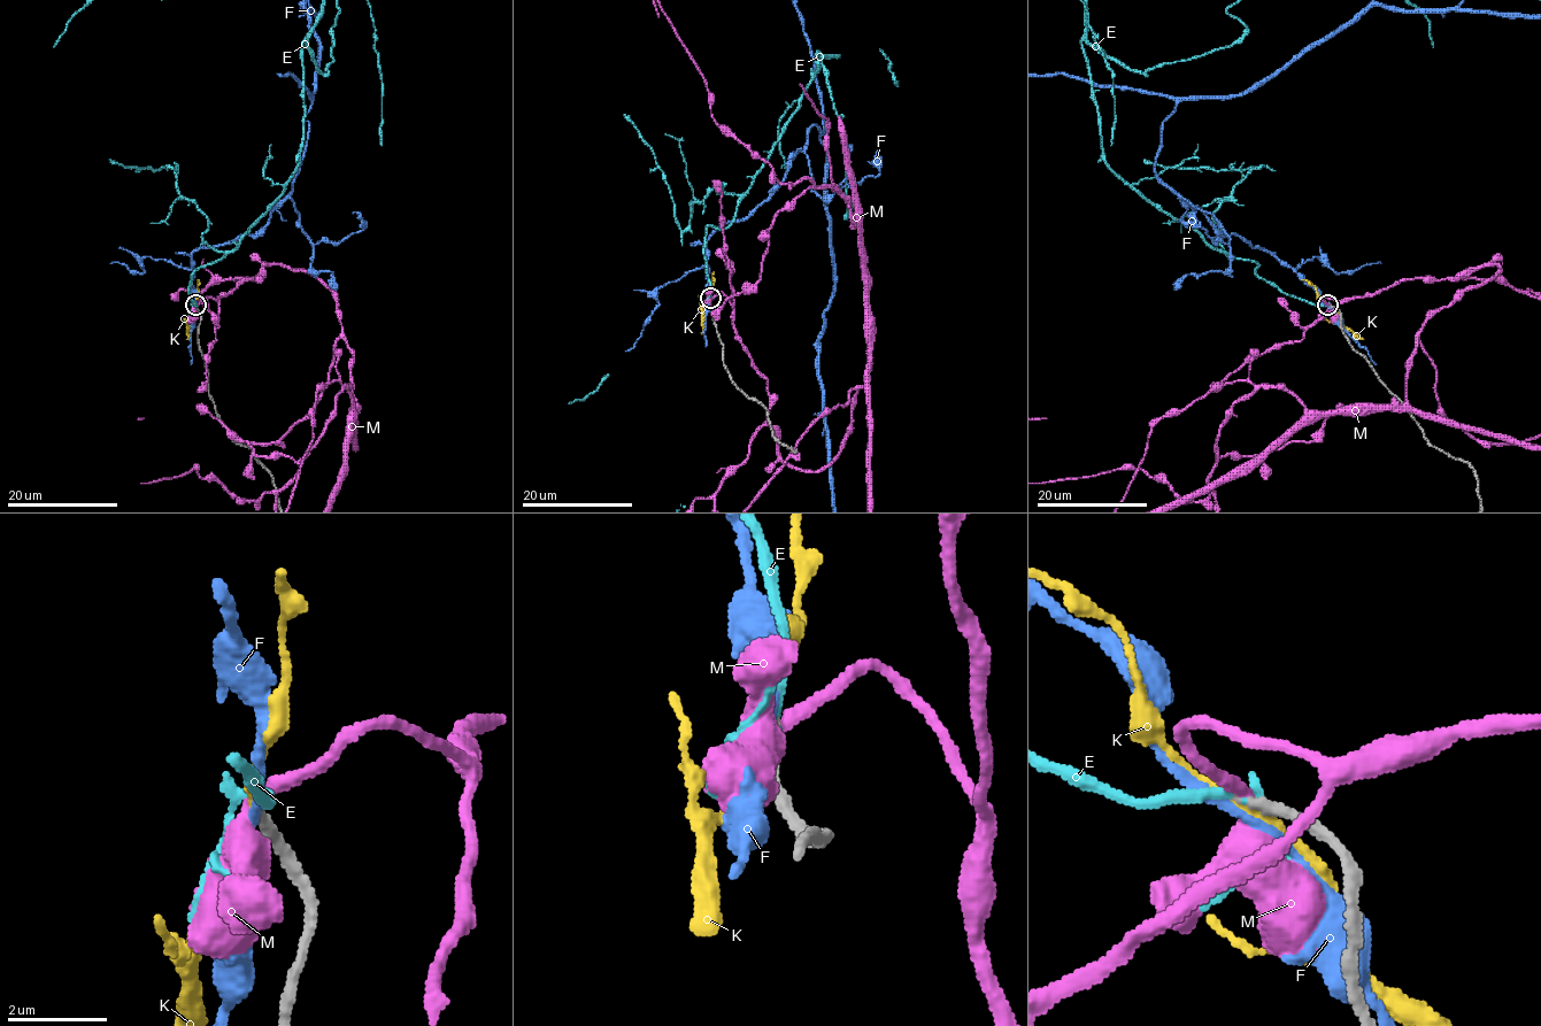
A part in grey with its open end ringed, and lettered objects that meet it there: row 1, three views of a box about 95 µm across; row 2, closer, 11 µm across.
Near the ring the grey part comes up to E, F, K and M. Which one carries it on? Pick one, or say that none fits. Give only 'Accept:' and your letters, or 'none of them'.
Accept: E

